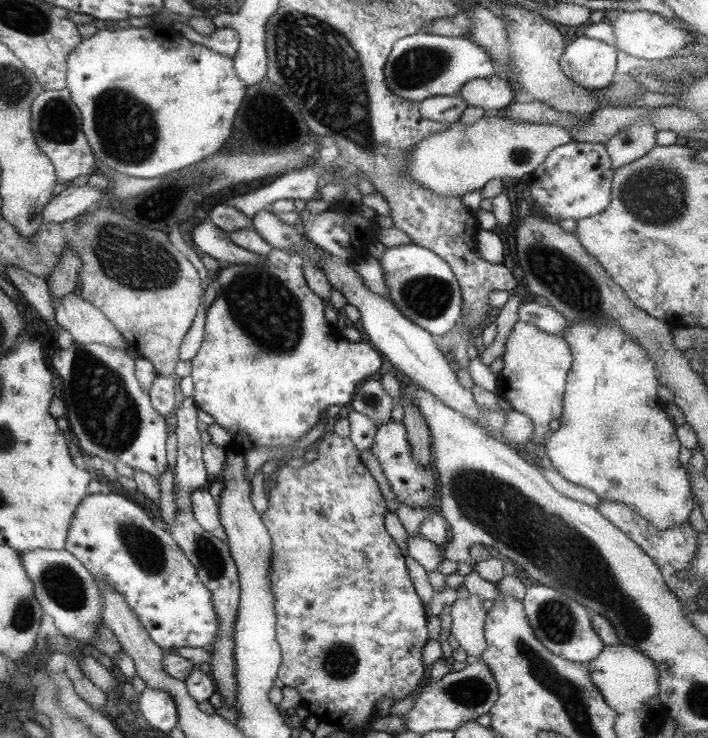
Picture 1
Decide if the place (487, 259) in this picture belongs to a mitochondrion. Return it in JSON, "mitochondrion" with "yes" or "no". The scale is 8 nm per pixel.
{"mitochondrion":"no"}

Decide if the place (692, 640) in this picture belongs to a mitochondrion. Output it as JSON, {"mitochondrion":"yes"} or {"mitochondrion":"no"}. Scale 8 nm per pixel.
{"mitochondrion":"no"}

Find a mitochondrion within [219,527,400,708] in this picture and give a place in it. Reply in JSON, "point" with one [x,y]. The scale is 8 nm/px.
{"point":[340,660]}

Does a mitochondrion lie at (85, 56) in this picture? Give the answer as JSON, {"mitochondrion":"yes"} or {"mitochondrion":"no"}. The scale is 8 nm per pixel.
{"mitochondrion":"no"}

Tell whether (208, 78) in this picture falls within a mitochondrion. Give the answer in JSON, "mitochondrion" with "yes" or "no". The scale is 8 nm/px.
{"mitochondrion":"no"}

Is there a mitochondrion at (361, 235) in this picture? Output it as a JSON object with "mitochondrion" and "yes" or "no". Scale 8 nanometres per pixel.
{"mitochondrion":"no"}

